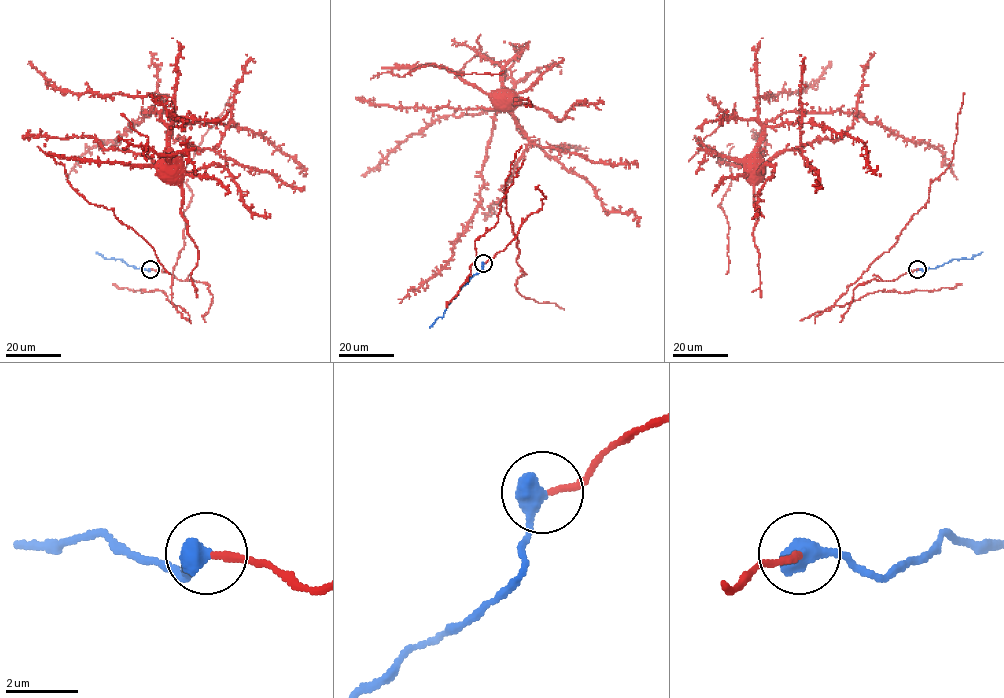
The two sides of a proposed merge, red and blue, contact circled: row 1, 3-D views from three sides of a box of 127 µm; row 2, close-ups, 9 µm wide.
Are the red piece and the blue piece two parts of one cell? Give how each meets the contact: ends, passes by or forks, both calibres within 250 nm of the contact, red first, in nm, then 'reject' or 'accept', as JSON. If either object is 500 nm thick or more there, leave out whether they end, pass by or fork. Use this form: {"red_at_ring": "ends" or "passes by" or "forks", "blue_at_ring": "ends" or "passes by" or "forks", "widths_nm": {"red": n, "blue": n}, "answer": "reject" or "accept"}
{"widths_nm": {"red": 180, "blue": 600}, "answer": "accept"}

